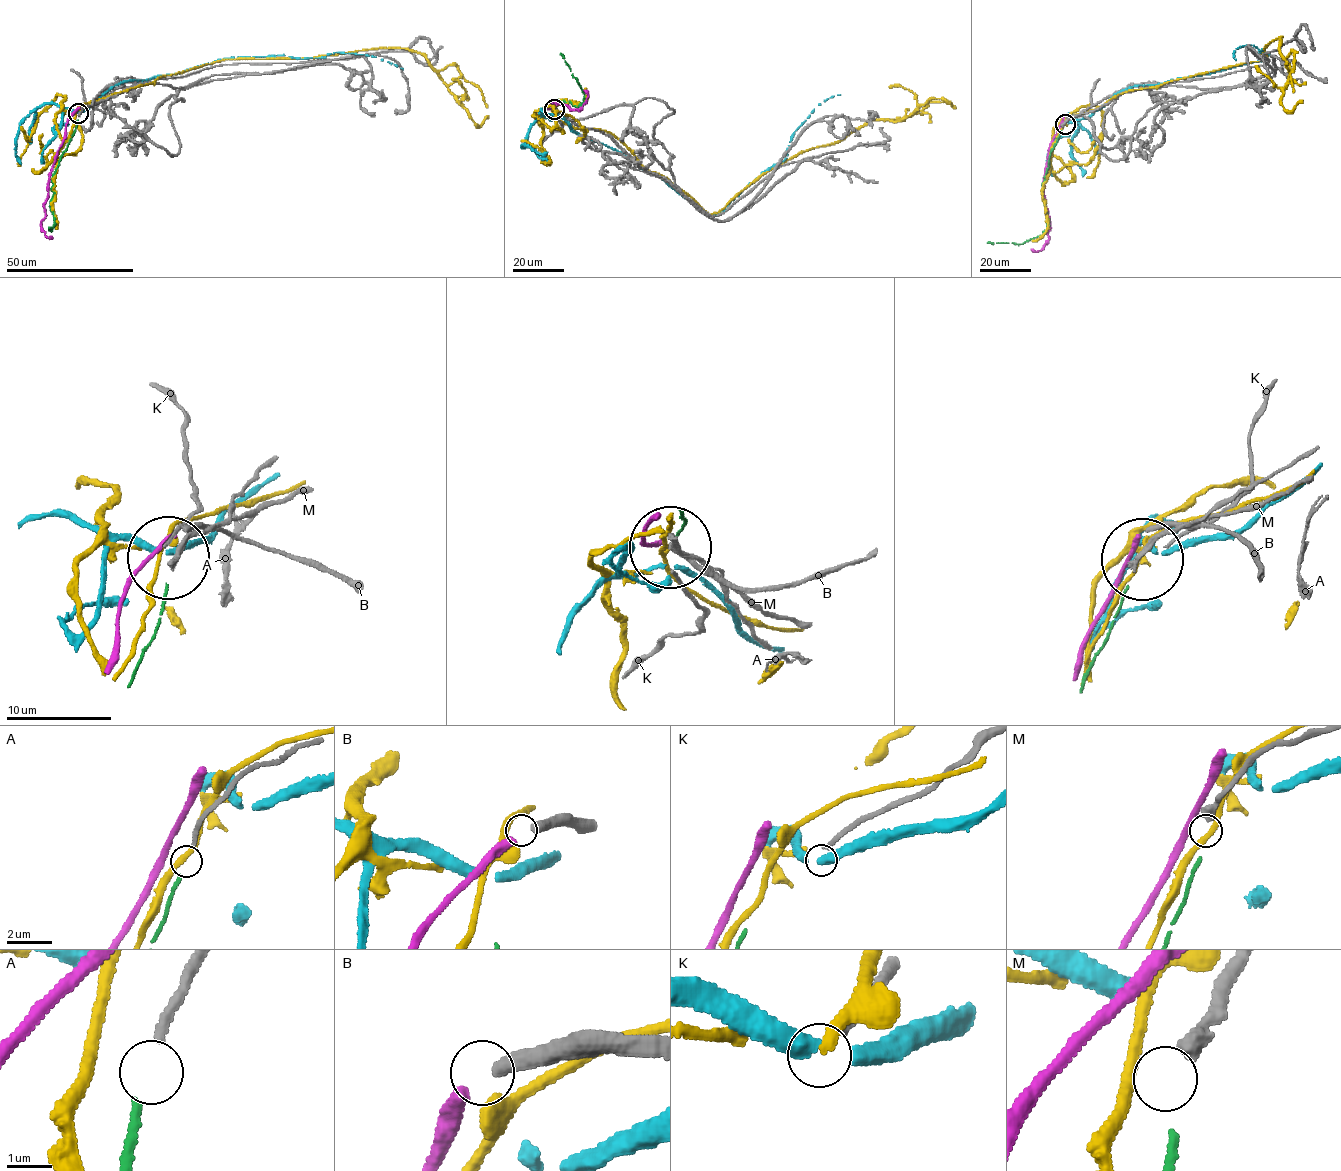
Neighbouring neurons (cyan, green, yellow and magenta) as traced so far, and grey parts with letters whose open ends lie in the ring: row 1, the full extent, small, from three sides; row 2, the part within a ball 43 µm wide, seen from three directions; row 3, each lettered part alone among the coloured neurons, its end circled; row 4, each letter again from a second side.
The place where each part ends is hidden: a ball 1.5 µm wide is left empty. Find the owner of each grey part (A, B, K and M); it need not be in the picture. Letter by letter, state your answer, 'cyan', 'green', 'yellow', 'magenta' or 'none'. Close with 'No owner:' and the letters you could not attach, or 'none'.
A: green
B: magenta
K: none
M: none
No owner: K, M

